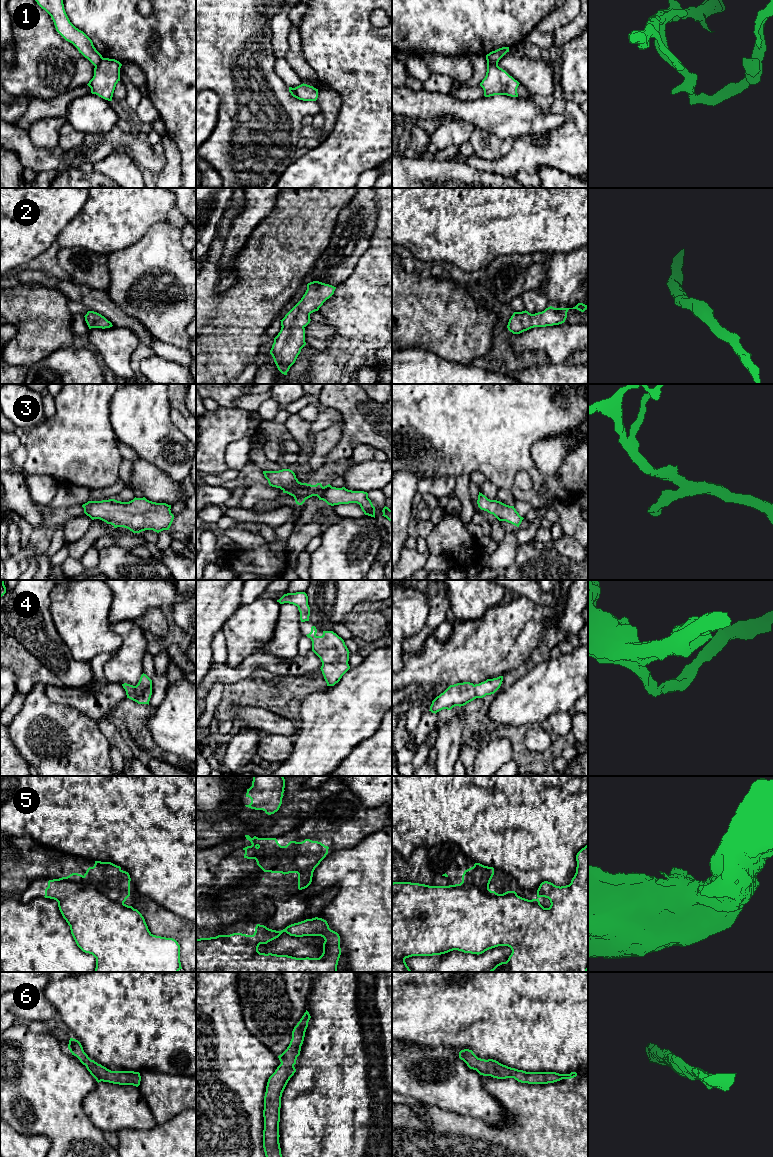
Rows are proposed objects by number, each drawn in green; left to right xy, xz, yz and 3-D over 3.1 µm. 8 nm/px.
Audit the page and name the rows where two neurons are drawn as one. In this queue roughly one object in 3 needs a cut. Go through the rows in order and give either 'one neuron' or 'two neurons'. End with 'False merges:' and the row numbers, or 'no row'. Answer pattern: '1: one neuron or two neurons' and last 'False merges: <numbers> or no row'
1: two neurons
2: one neuron
3: one neuron
4: one neuron
5: two neurons
6: one neuron
False merges: 1, 5

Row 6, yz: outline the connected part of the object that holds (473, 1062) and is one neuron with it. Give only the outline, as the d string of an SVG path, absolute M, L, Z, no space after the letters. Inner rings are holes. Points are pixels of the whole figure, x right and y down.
M464 1049L459 1052L459 1058L470 1069L476 1070L480 1075L491 1076L497 1079L514 1078L518 1082L528 1084L548 1084L562 1079L571 1079L577 1076L576 1072L559 1074L556 1072L526 1072L508 1067L493 1059L478 1058L472 1050Z

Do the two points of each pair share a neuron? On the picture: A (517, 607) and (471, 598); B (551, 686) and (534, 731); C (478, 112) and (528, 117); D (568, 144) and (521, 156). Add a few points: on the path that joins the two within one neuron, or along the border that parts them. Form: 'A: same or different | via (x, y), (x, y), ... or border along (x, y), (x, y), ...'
A: different | border along (498, 604), (491, 607), (479, 618)
B: different | border along (539, 722), (534, 722), (529, 726)
C: same | via (490, 114), (516, 117)
D: same | via (556, 152), (542, 156), (533, 156)

